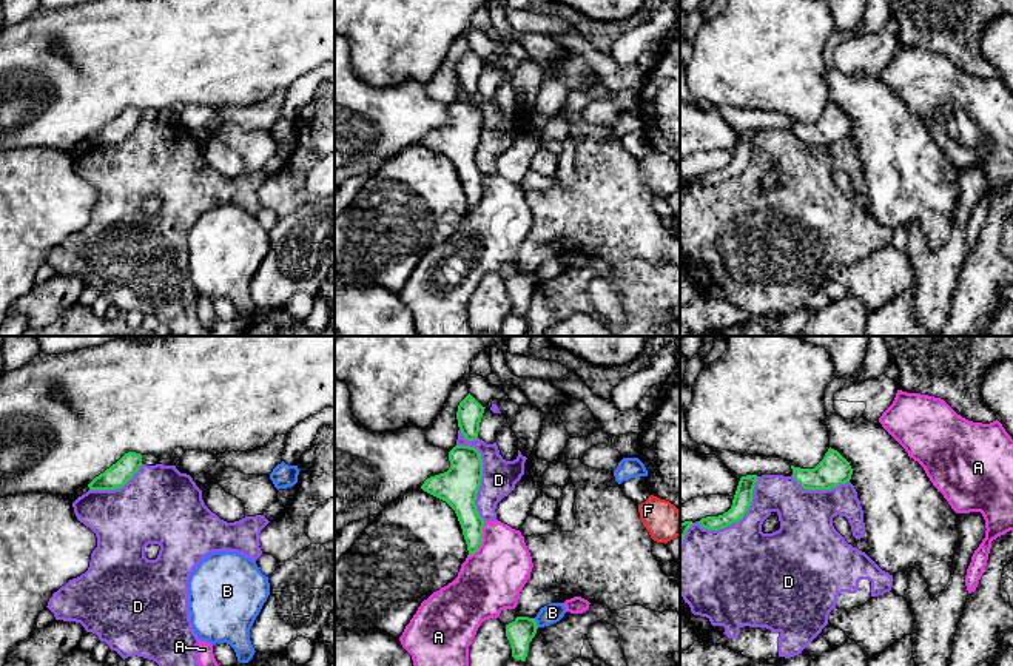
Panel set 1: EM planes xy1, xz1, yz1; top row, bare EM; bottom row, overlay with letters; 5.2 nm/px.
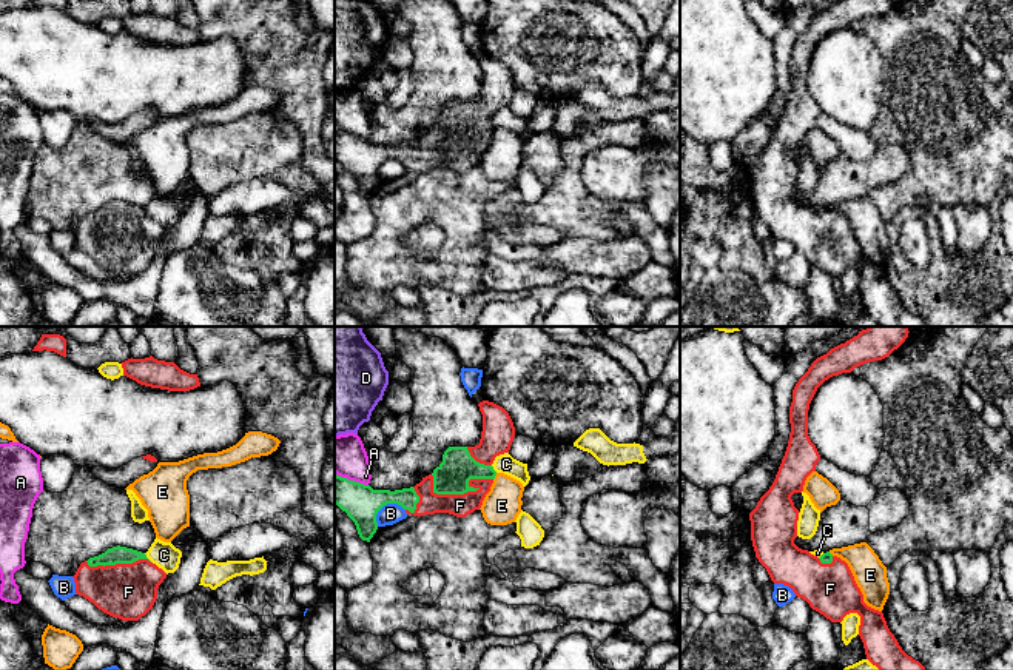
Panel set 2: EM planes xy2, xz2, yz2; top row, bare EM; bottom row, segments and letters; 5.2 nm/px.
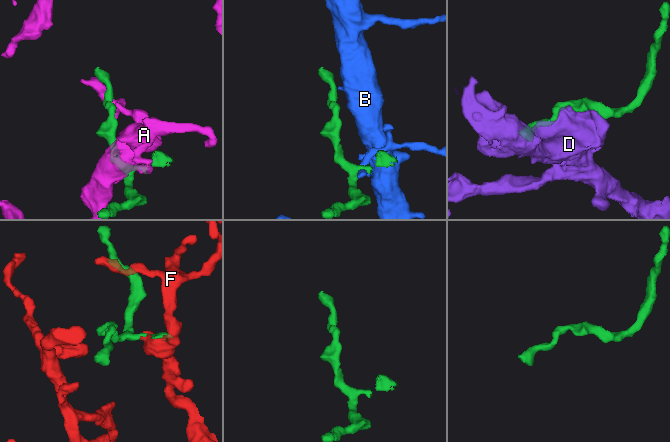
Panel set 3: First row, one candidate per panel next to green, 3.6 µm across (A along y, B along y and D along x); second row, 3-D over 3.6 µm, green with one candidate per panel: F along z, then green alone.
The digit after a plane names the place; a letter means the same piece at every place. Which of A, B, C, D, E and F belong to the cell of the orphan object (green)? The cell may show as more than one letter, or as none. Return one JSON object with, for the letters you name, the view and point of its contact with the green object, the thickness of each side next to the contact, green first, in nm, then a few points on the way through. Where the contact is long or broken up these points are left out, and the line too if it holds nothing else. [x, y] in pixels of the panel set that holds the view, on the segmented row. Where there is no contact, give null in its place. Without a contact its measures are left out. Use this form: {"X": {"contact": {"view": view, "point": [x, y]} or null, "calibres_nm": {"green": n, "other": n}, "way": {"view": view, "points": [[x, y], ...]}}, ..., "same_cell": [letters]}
{"F": {"contact": {"view": "xz2", "point": [461, 493]}, "calibres_nm": {"green": 180, "other": 120}}, "same_cell": ["F"]}

